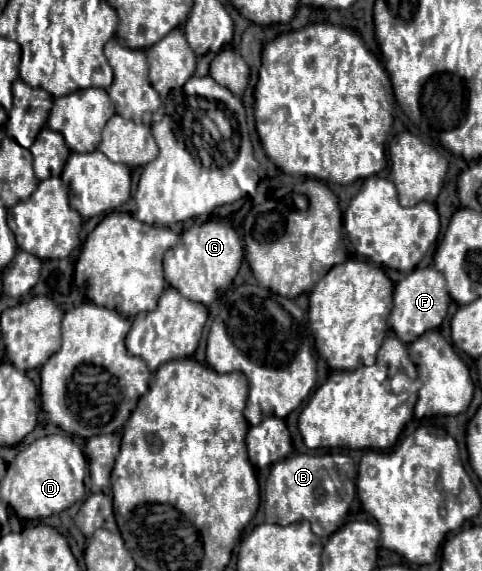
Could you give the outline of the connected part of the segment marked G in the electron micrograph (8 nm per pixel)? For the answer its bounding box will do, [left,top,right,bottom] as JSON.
[163,220,243,306]

